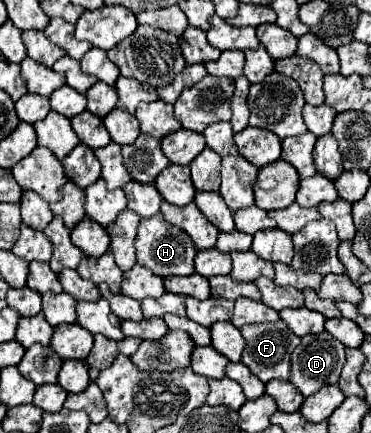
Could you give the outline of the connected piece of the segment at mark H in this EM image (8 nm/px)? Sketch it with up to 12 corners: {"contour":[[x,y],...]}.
{"contour":[[162,213],[142,219],[138,263],[154,275],[194,273],[190,235]]}

